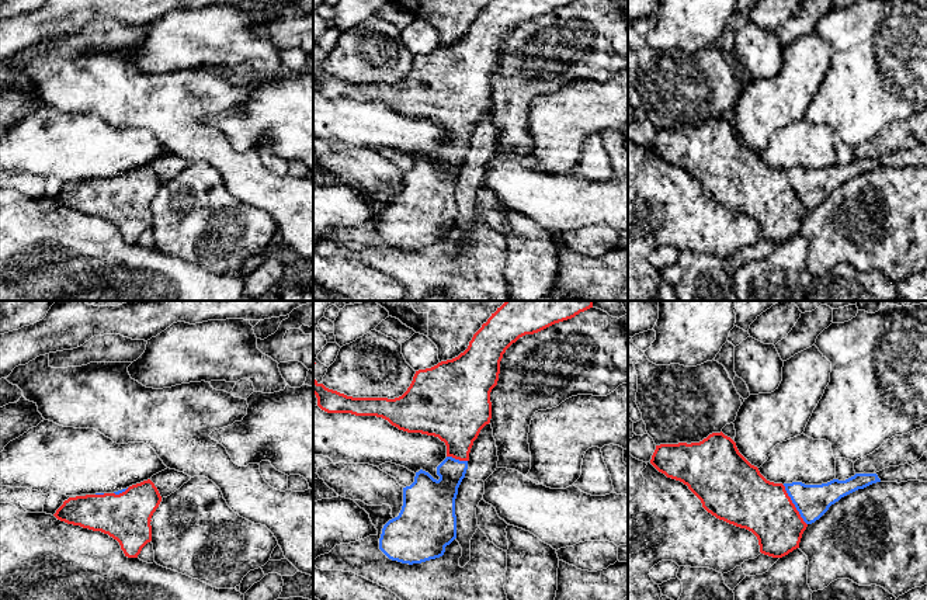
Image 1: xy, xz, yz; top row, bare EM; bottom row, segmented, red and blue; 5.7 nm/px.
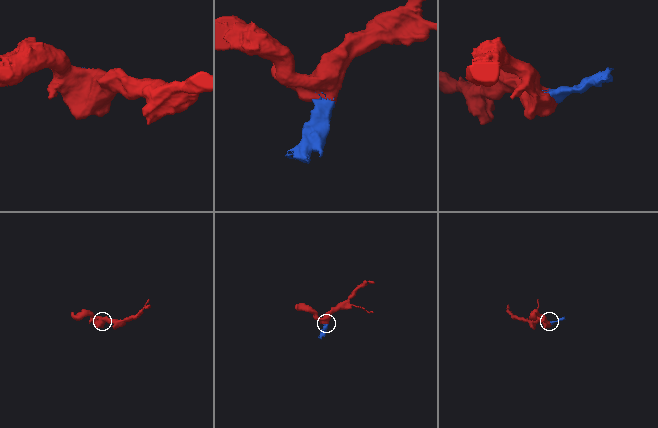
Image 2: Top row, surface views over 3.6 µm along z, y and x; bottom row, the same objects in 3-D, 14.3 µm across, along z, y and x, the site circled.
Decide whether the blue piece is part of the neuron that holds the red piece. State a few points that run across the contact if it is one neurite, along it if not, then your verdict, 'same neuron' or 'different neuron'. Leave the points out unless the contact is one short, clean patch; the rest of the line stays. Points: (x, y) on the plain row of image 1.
line yz (750, 187), (794, 190), (812, 187); same neuron

